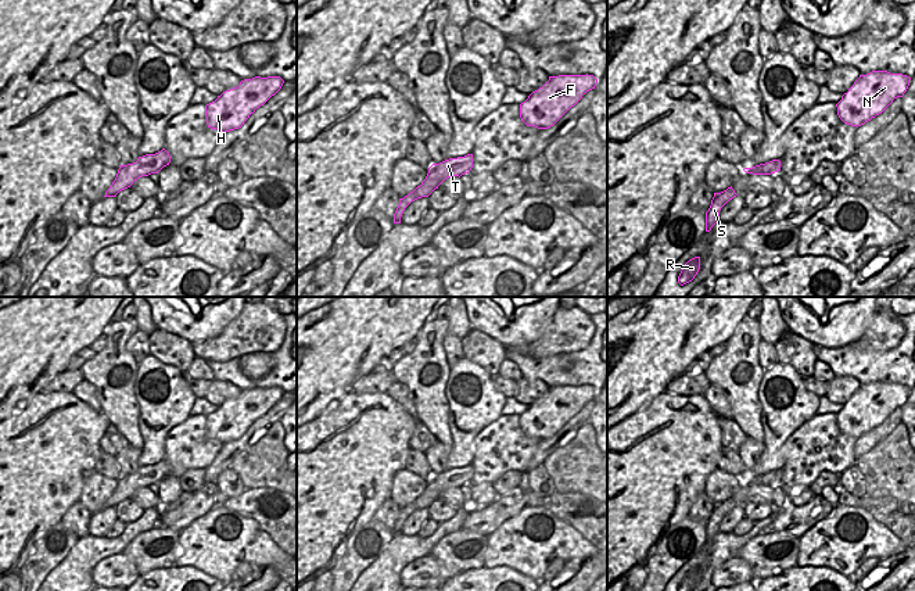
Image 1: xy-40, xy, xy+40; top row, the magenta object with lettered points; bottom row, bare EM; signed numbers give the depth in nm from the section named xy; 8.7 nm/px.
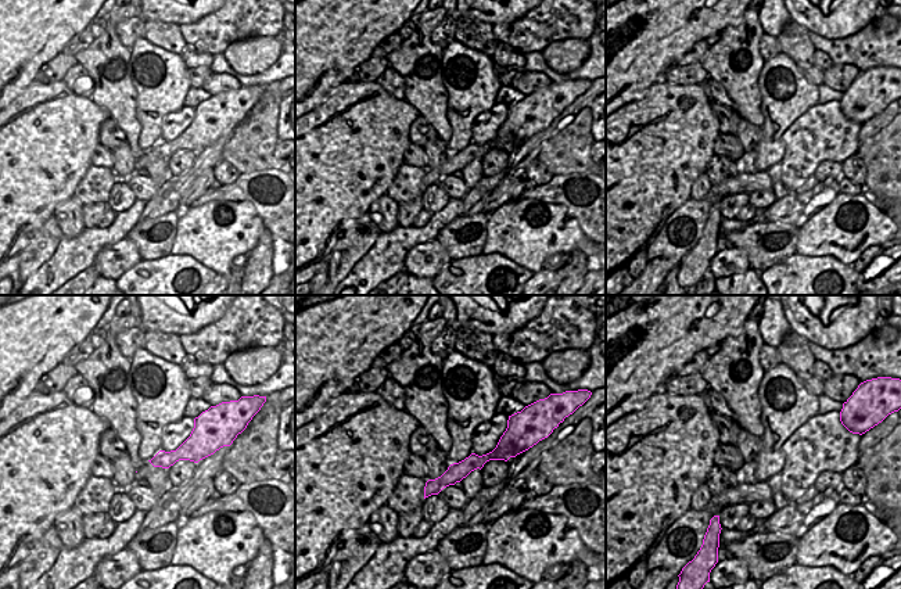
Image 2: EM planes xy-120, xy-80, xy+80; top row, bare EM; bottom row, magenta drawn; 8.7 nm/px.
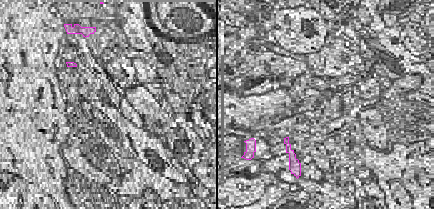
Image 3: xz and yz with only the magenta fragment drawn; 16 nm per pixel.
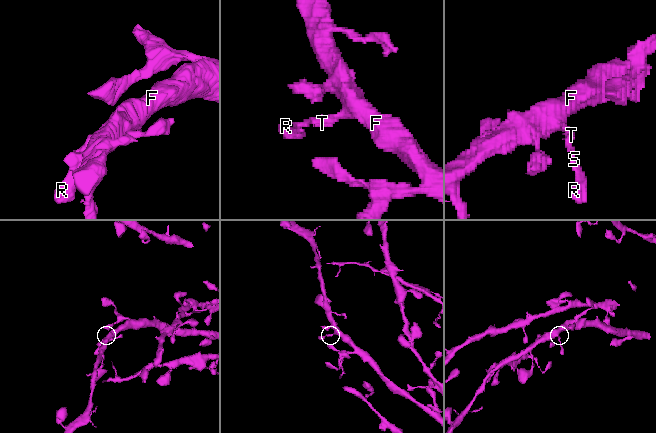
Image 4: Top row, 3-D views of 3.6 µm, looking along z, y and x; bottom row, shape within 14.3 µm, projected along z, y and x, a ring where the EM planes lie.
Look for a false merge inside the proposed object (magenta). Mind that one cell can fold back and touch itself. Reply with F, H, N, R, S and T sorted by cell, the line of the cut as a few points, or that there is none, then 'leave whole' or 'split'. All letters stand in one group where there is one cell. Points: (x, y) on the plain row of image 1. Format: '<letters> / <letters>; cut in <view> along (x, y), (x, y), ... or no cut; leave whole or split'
F H N R S T; no cut; leave whole

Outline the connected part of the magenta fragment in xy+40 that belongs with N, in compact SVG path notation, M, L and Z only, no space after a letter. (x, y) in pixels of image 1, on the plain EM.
M887 382L860 386L836 415L839 429L851 437L861 437L882 425L897 408L903 408L911 388Z

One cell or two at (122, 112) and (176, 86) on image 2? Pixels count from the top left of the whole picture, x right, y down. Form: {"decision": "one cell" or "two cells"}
{"decision": "two cells"}

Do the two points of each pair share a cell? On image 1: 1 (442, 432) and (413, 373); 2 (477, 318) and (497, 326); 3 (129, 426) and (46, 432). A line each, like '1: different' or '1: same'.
1: same
2: same
3: different

